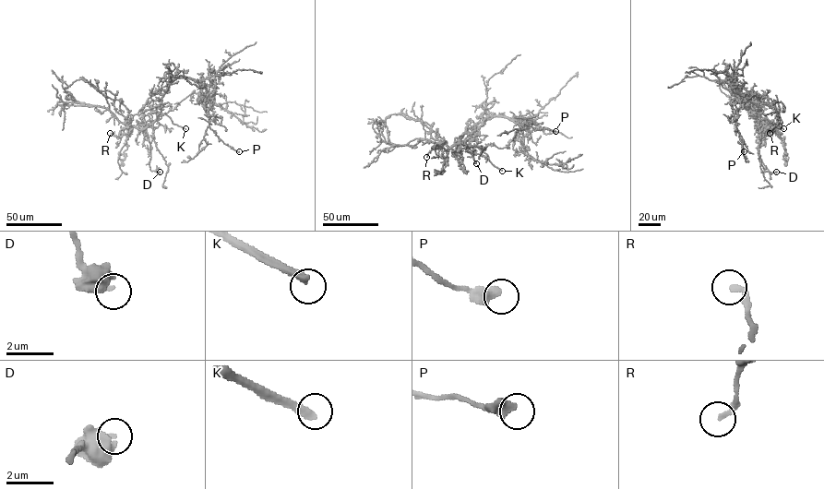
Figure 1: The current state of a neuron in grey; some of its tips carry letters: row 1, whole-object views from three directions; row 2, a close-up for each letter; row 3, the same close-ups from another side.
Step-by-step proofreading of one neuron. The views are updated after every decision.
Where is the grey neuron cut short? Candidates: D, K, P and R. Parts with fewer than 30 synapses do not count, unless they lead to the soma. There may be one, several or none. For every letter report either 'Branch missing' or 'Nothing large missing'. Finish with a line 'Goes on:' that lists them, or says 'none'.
D: Nothing large missing
K: Branch missing
P: Nothing large missing
R: Nothing large missing
Goes on: K

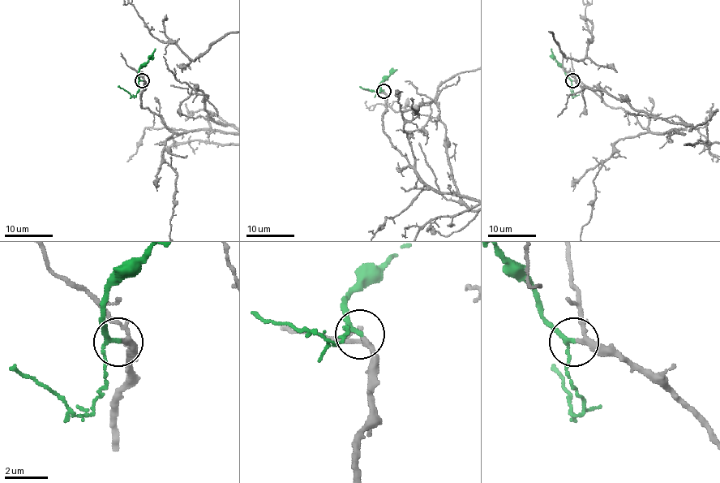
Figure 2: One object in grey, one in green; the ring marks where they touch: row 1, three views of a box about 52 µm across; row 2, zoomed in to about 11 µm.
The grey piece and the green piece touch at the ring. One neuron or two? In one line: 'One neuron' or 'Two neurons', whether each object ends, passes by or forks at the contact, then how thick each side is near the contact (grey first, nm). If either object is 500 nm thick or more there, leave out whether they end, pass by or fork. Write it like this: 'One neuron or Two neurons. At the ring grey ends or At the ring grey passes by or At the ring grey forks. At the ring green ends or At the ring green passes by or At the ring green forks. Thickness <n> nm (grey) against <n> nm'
One neuron. At the ring grey passes by. At the ring green passes by. Thickness 200 nm (grey) against 180 nm

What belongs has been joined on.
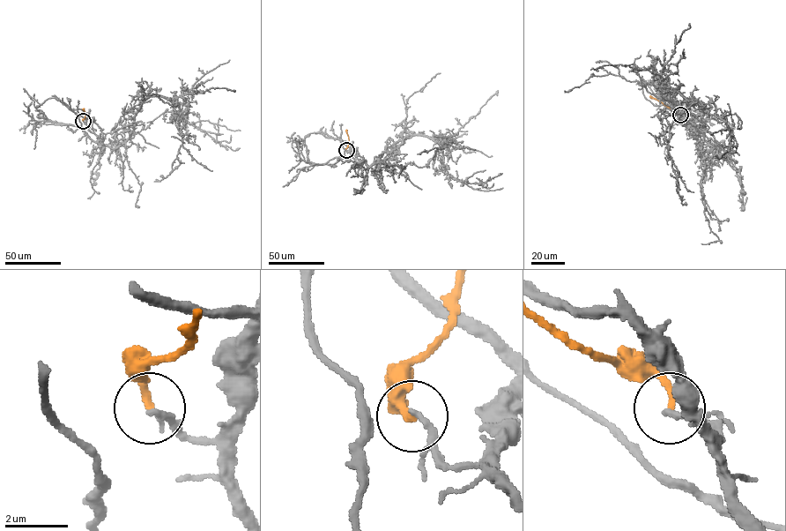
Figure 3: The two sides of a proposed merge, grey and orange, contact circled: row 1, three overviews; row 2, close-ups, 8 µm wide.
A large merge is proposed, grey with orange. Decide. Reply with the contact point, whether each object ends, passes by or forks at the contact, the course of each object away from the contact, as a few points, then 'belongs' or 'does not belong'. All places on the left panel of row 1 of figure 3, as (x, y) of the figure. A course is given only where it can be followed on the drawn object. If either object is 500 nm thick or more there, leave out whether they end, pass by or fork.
place (83, 121); grey ends; orange ends; course grey (83, 121), (90, 118), (108, 133), (146, 98), (165, 96), (179, 106), (181, 121), (222, 145), (240, 148); course orange (83, 121), (85, 113), (83, 108); does not belong

